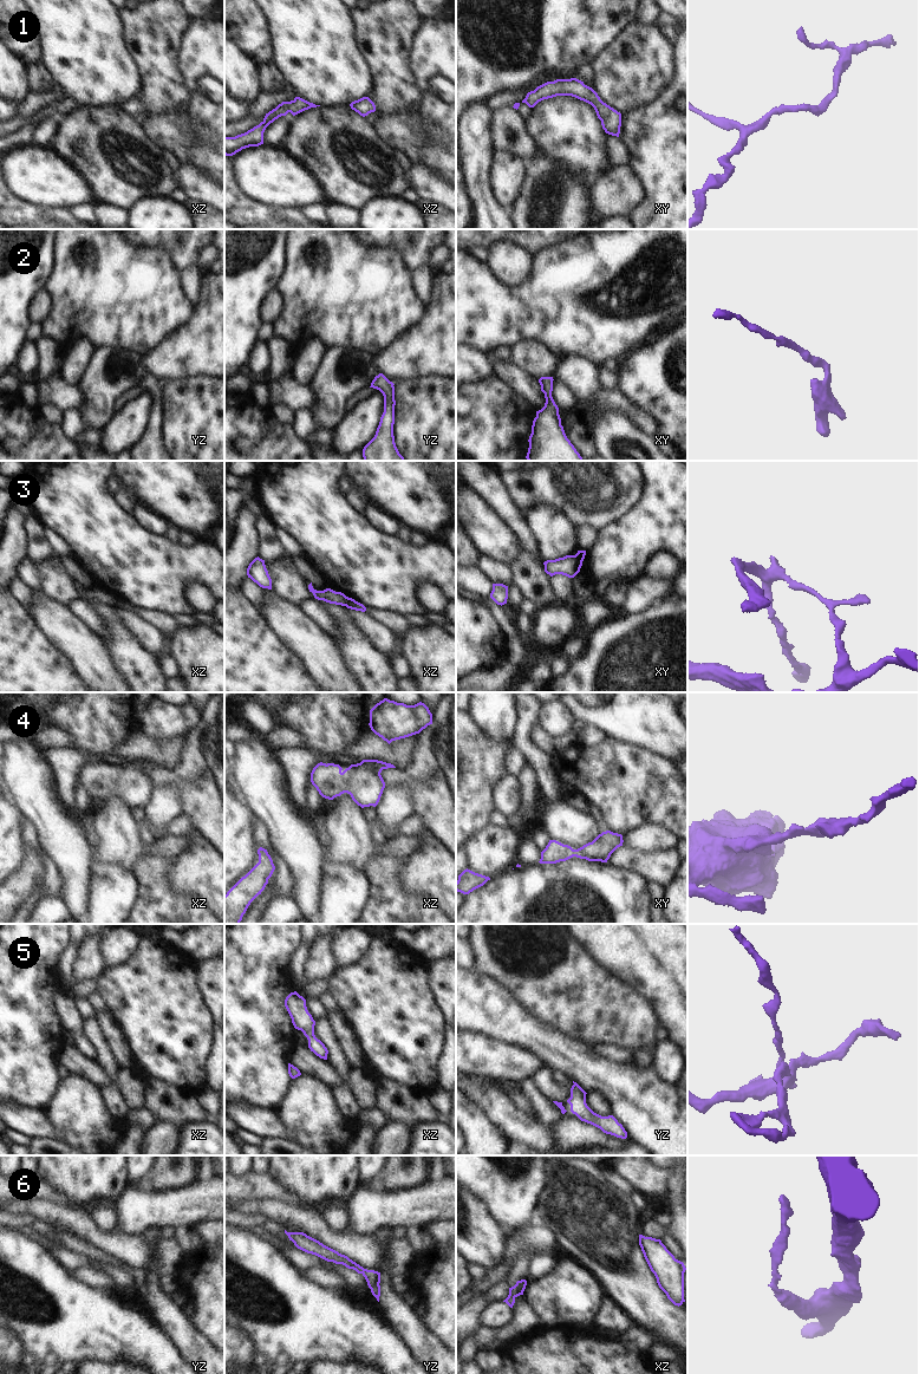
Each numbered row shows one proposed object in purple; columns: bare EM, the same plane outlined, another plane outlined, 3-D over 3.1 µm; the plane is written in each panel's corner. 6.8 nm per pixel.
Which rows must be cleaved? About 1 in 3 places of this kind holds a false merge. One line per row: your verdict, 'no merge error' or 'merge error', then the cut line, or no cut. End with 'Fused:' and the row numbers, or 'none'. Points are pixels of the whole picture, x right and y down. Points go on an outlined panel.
1: no merge error; no cut
2: no merge error; no cut
3: merge error; cut in xz along (349, 598), (345, 605)
4: no merge error; no cut
5: no merge error; no cut
6: no merge error; no cut
Fused: 3

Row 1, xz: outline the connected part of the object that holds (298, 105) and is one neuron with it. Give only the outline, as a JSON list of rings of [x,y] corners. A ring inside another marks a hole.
[[[295,97],[291,102],[282,102],[275,109],[266,113],[263,121],[259,125],[235,137],[224,137],[224,155],[233,156],[242,149],[263,144],[263,132],[275,119],[286,116],[288,112],[295,116],[305,110],[317,106],[320,105],[309,103],[300,97]]]

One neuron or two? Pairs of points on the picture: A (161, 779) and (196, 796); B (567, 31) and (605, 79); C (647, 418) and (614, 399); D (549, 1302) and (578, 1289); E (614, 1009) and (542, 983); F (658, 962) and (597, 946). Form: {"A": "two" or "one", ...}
{"A": "one", "B": "two", "C": "one", "D": "one", "E": "one", "F": "one"}

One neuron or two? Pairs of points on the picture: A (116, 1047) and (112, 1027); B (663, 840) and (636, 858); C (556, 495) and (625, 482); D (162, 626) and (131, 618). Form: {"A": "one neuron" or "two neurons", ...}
{"A": "one neuron", "B": "two neurons", "C": "one neuron", "D": "two neurons"}

